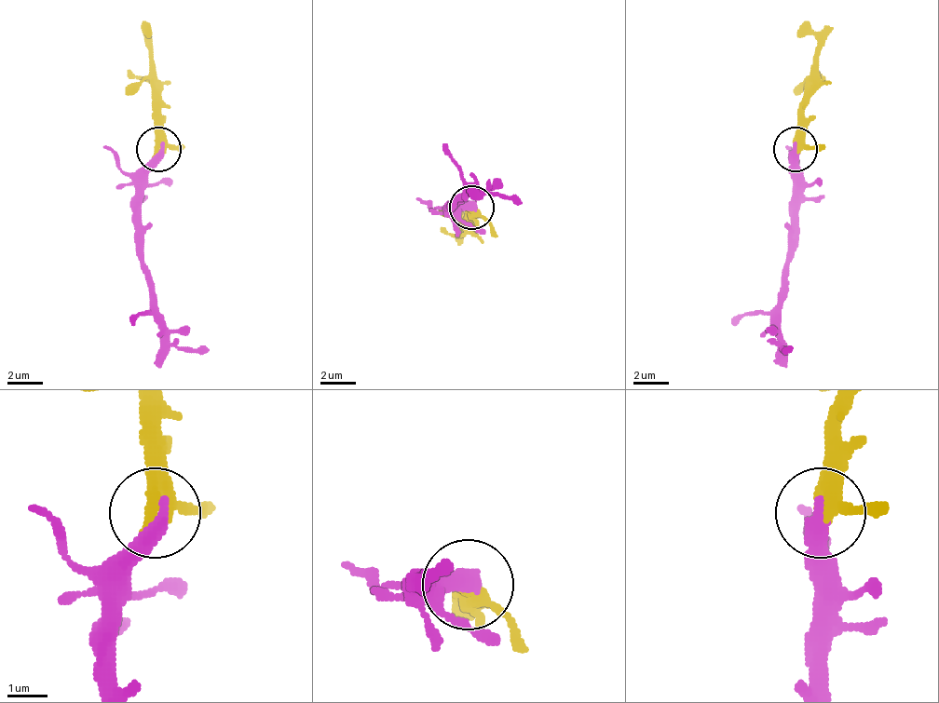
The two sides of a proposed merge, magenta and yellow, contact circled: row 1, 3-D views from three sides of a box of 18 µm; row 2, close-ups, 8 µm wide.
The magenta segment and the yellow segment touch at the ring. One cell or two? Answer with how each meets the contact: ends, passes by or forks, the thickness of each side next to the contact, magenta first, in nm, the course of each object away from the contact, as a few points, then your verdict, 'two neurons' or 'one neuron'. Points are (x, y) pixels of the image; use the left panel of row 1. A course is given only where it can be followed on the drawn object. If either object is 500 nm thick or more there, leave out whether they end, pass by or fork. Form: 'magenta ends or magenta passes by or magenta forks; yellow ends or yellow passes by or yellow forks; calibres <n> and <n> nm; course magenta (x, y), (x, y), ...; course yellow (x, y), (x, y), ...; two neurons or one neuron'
magenta ends; yellow passes by; calibres 440 and 340 nm; course magenta (157, 150), (140, 203), (140, 256), (148, 269), (153, 313), (179, 348), (210, 348); course yellow (157, 150), (157, 101), (143, 22); one neuron

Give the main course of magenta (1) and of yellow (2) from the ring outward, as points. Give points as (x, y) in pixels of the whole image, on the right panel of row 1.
1: (795, 150), (795, 256), (785, 269), (781, 313), (781, 348), (790, 348)
2: (795, 150), (798, 101), (816, 53), (816, 35), (803, 22)

